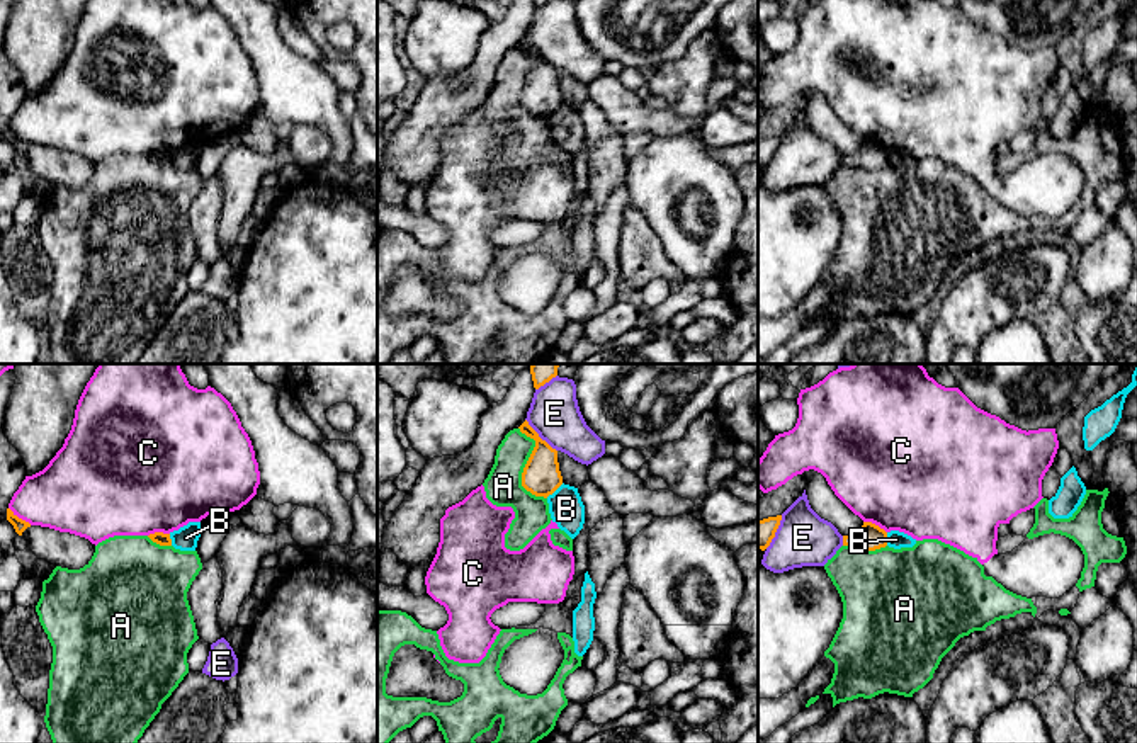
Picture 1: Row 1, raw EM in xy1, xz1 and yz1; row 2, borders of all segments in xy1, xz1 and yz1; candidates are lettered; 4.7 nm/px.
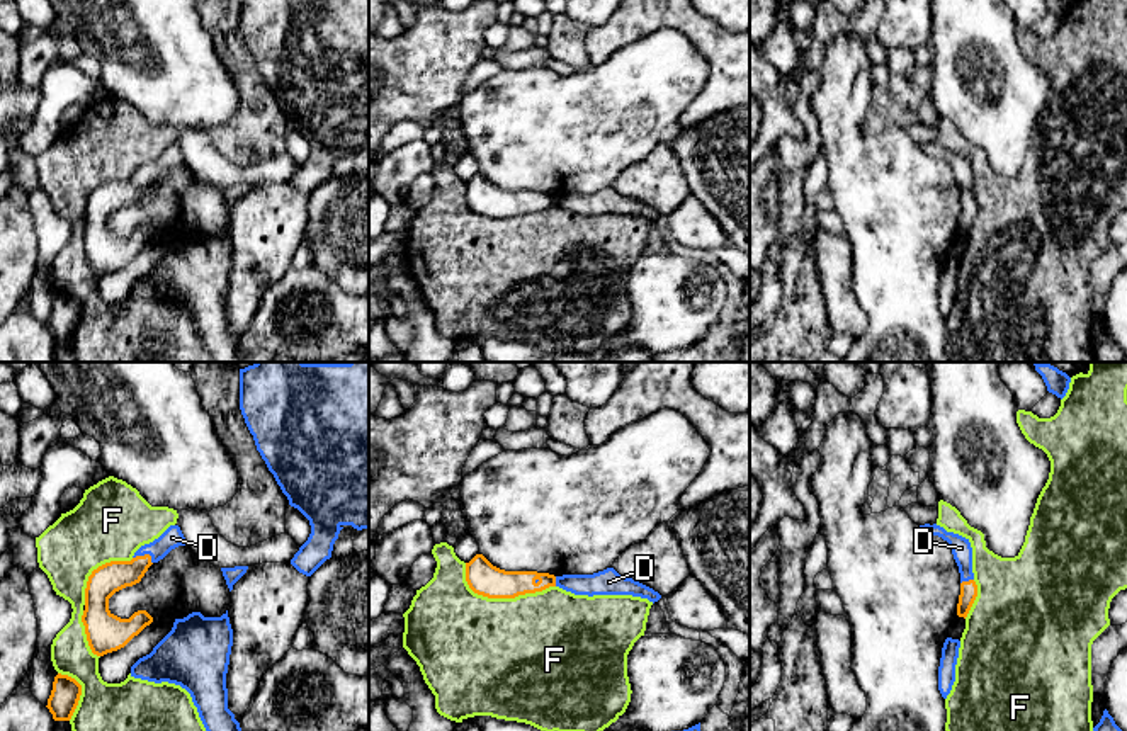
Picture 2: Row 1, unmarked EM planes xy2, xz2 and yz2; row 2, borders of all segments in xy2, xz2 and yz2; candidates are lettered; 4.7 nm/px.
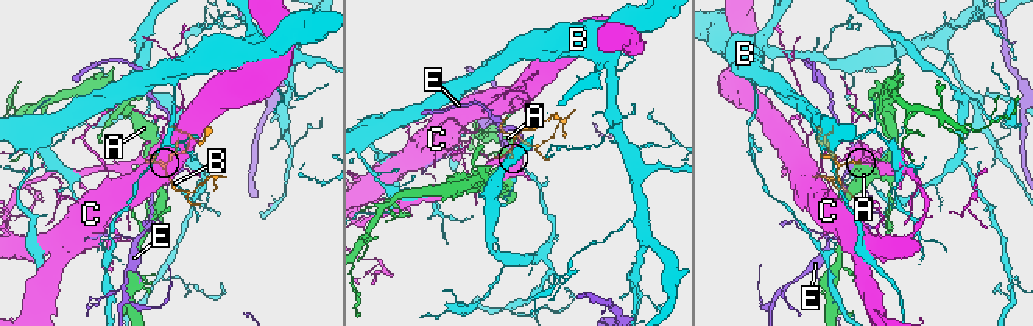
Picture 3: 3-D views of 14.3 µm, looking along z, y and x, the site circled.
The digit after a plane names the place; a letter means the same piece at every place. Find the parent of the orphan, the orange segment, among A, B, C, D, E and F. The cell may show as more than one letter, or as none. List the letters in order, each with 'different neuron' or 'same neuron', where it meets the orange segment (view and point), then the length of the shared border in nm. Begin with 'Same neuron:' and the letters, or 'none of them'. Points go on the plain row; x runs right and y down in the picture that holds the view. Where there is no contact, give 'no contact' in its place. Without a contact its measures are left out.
Same neuron: D
A: different neuron; meets orange in xz1 at (526, 85); contact 360 nm long
B: different neuron; meets orange in xz1 at (554, 109); contact 110 nm long
C: different neuron; meets orange in yz1 at (874, 143); contact 130 nm long
D: same neuron; meets orange in xy2 at (145, 174); contact 100 nm long
E: different neuron; meets orange in xz1 at (537, 55); contact 220 nm long
F: different neuron; meets orange in xz2 at (500, 216); contact 440 nm long

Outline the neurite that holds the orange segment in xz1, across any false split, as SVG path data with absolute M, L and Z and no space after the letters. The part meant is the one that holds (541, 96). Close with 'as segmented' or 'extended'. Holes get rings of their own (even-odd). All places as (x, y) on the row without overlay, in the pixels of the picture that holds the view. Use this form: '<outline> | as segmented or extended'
M527 39L518 48L535 60L535 66L522 92L522 105L535 116L547 117L563 104L557 70L542 60Z | as segmented

